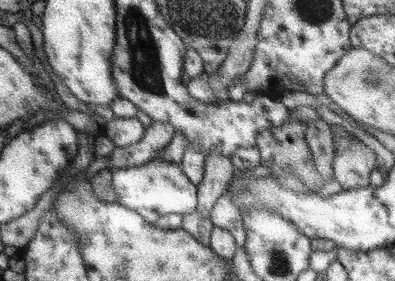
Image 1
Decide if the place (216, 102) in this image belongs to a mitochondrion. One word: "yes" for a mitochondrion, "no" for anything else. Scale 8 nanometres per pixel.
no

